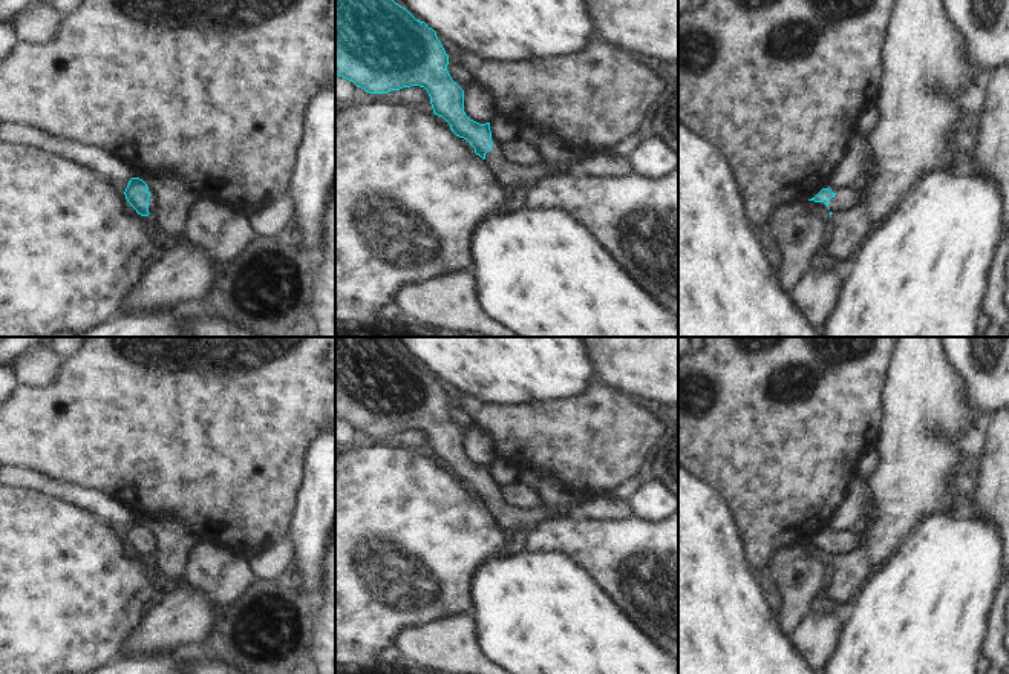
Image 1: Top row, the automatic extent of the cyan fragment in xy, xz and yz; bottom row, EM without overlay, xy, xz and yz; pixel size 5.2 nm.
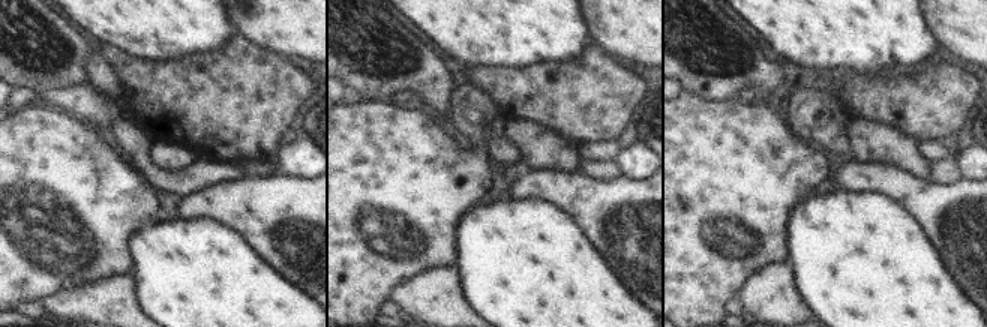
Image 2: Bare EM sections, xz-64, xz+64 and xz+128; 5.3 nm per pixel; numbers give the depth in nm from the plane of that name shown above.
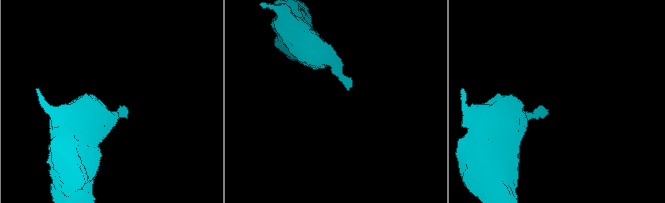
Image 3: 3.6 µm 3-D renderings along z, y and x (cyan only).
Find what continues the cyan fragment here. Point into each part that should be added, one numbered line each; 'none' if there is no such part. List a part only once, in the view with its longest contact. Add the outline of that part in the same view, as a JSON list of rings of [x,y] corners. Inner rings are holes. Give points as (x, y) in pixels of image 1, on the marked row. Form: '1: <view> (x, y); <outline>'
1: yz (848, 199); [[[862,185],[841,190],[828,201],[828,208],[833,214],[850,211],[854,210],[864,201],[864,198],[865,195]]]

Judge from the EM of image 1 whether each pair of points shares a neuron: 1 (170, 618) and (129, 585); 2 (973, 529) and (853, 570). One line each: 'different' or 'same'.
1: different
2: different

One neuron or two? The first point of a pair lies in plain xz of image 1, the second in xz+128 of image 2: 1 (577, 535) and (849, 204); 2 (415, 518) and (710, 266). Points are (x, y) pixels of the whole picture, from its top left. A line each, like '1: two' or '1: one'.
1: two
2: one

